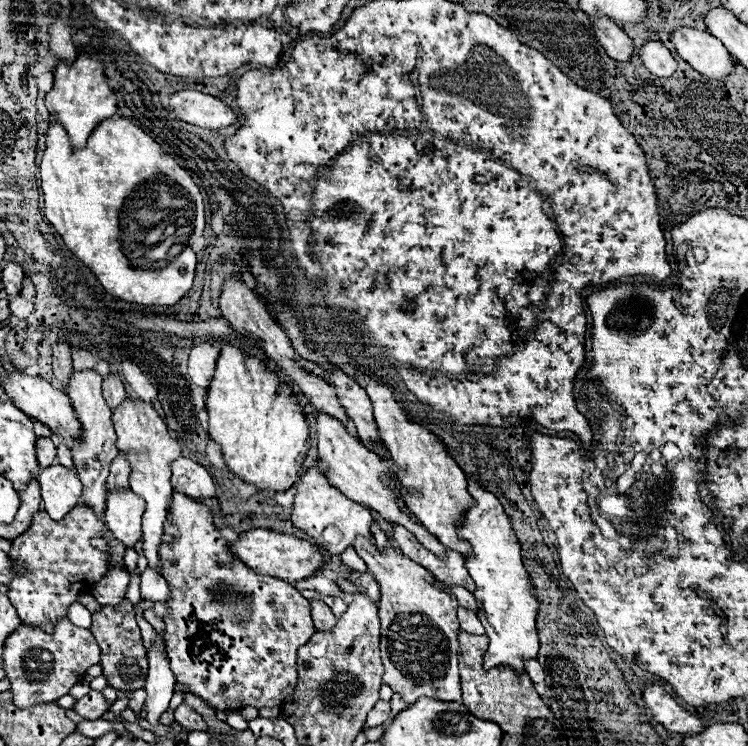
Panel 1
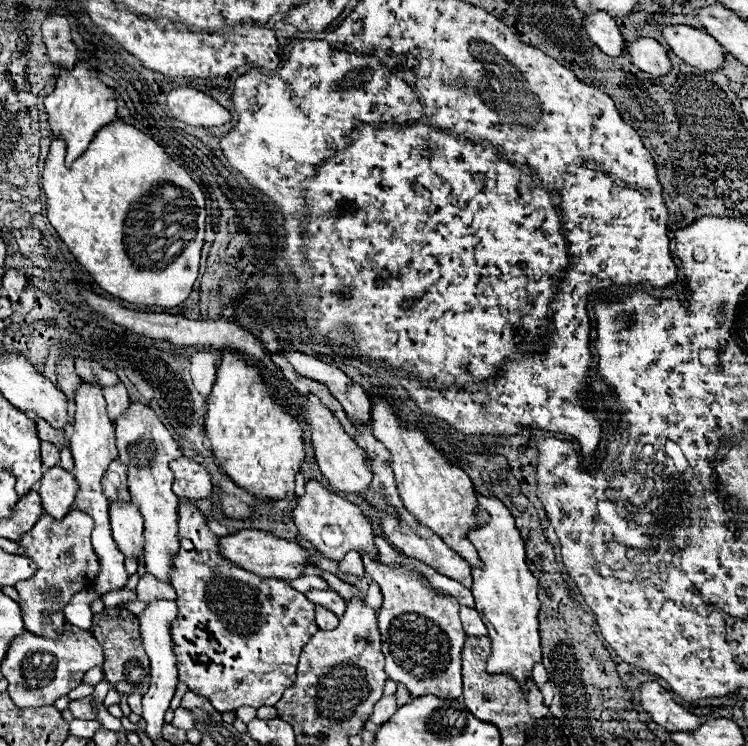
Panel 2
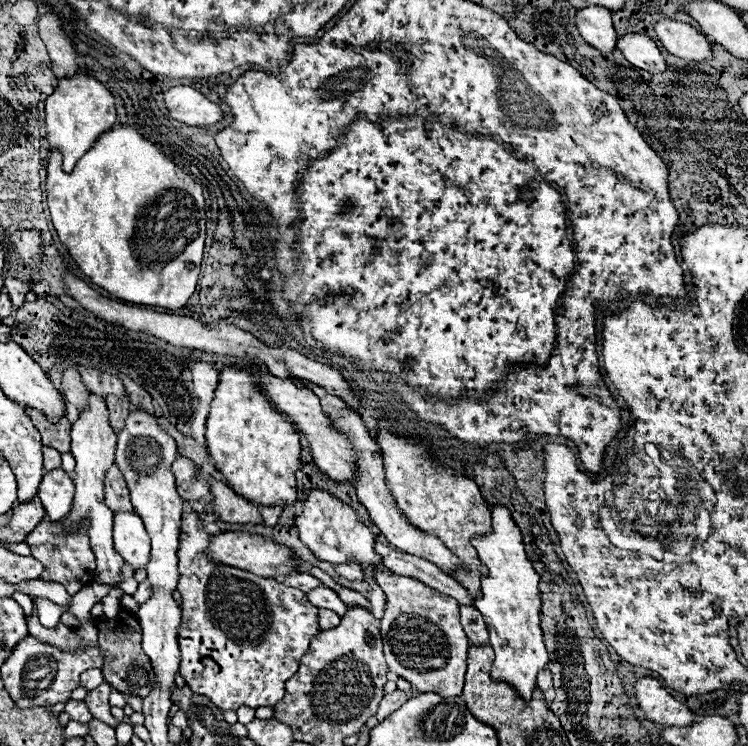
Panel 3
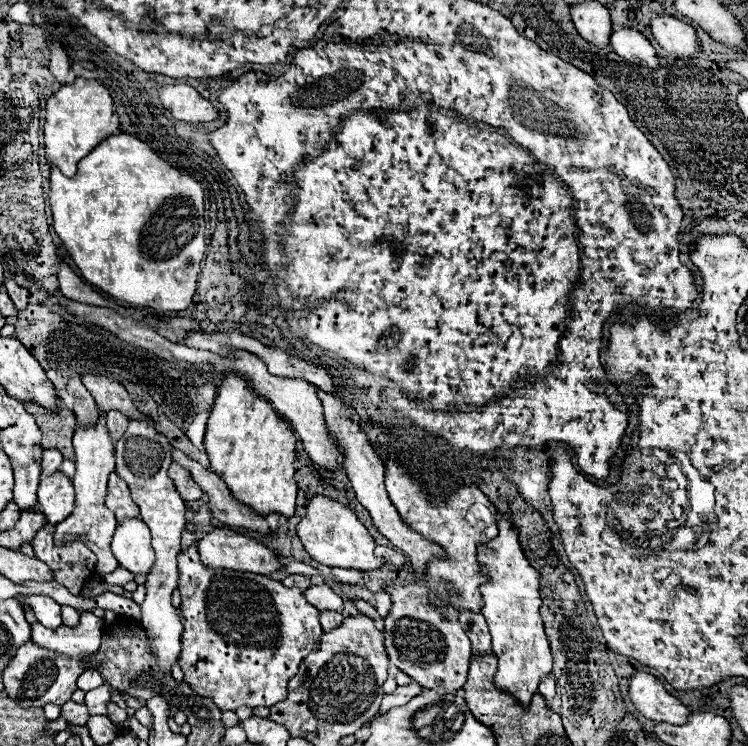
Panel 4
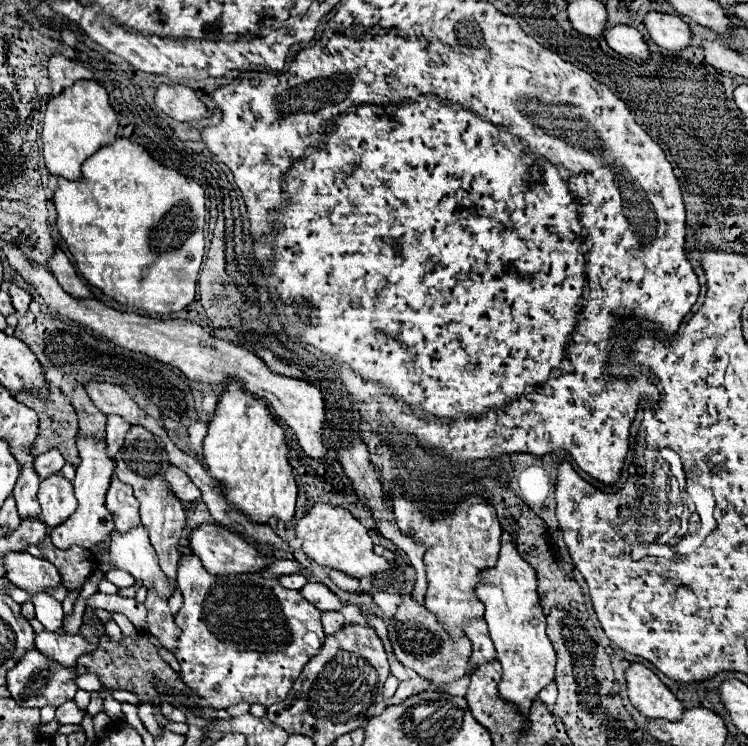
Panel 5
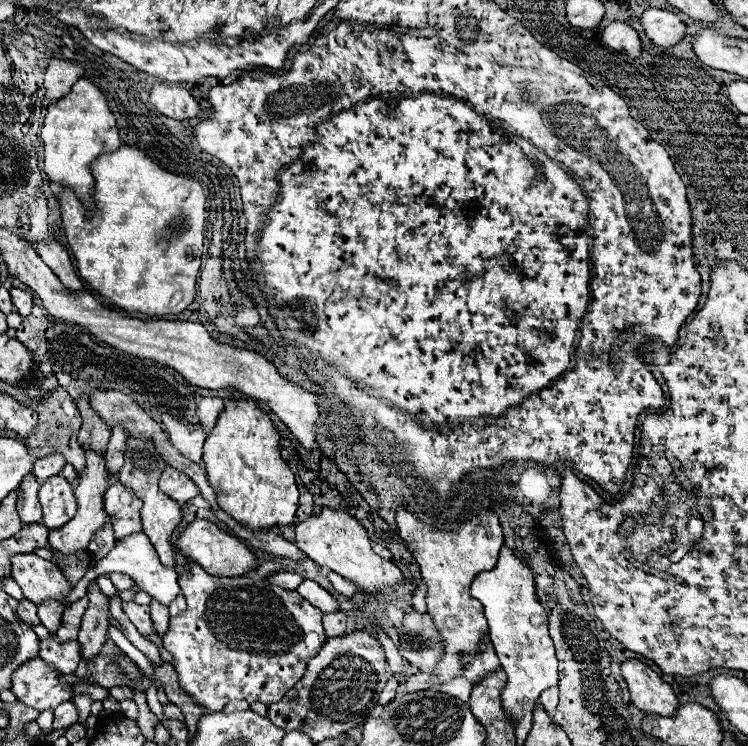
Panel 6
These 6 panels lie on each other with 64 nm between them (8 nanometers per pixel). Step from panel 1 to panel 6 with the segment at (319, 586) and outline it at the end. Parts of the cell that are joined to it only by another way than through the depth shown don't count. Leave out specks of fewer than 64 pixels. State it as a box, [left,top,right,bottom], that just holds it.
[266,572,304,590]

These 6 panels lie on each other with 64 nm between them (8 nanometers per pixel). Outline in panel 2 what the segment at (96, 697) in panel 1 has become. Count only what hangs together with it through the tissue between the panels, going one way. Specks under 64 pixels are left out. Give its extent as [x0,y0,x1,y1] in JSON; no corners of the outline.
[68,696,96,720]

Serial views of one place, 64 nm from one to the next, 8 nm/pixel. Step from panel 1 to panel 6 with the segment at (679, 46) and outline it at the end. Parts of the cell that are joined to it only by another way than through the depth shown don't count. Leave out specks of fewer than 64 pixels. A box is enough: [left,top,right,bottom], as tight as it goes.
[640,8,686,48]

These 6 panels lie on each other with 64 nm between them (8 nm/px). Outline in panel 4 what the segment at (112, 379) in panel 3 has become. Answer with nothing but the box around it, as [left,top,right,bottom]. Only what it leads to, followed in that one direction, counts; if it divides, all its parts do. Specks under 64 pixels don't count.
[82,374,148,420]

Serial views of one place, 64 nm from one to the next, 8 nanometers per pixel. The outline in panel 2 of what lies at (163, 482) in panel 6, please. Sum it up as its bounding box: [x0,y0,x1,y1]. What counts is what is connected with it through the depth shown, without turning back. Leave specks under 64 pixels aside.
[170,456,212,500]

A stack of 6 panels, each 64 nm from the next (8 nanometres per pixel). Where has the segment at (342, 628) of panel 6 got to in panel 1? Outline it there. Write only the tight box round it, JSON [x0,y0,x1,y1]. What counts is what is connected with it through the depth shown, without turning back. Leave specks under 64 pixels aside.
[310,600,338,632]

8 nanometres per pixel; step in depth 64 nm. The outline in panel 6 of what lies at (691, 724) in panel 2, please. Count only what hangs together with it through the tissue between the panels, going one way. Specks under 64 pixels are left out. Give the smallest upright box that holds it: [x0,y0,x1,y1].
[622,658,678,716]

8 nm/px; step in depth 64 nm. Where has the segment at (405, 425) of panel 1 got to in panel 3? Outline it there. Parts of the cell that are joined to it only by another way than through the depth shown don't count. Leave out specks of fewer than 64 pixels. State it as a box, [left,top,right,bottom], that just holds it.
[378,430,492,602]

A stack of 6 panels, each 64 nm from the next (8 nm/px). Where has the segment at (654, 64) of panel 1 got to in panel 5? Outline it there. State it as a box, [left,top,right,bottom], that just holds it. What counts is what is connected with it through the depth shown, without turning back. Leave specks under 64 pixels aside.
[604,24,650,60]

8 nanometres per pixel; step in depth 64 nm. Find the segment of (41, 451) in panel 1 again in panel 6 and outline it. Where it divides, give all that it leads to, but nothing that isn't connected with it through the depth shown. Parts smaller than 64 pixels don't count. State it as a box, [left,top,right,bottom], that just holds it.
[32,454,66,484]

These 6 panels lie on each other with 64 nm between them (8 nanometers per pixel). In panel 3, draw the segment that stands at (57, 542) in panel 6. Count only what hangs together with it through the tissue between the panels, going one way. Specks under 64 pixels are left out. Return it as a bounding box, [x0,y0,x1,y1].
[64,396,124,586]

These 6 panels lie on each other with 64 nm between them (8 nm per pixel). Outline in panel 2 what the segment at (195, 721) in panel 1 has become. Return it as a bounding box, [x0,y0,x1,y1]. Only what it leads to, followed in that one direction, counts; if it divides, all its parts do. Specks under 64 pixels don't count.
[172,708,194,730]

